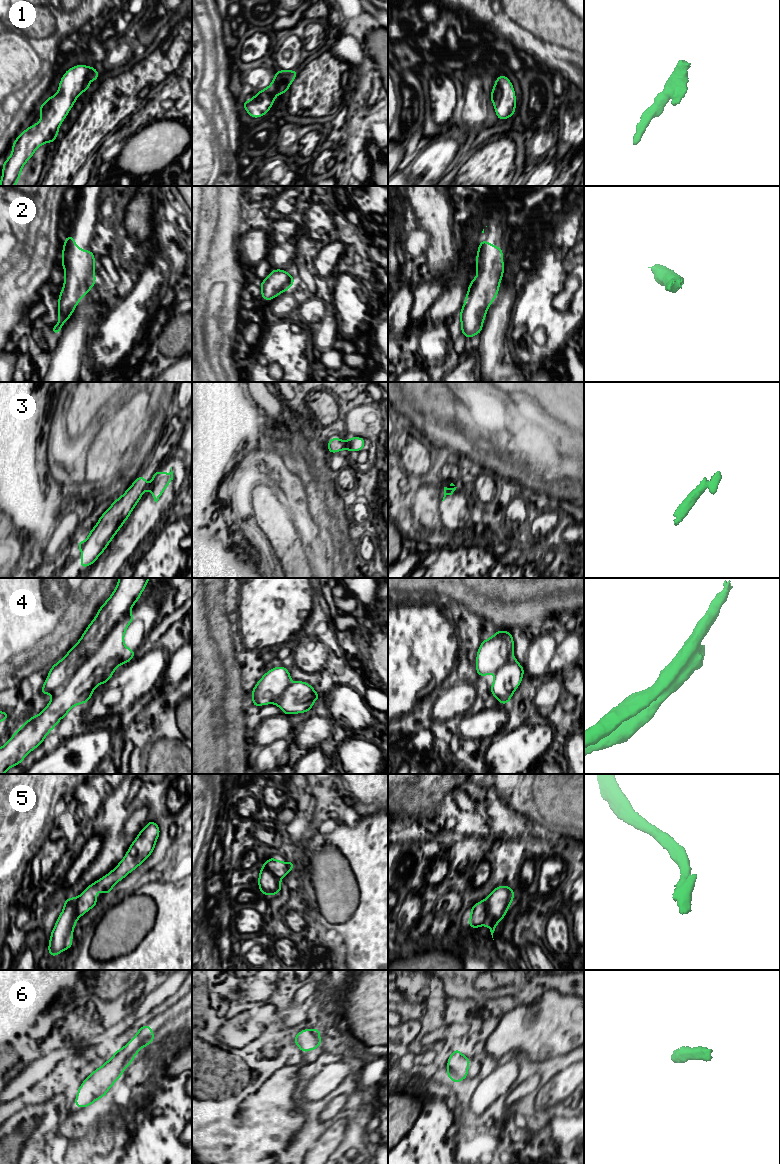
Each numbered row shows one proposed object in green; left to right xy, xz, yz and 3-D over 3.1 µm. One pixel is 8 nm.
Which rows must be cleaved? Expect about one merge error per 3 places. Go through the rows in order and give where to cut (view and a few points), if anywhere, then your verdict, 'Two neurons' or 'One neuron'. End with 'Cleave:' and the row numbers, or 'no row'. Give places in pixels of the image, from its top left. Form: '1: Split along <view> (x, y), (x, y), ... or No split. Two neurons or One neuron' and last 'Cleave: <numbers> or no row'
1: No split. One neuron
2: No split. One neuron
3: Split along xz (347, 444), (345, 448). Two neurons
4: Split along xy (127, 613), (103, 639), (100, 646), (53, 694). Two neurons
5: Split along yz (486, 899), (484, 923). Two neurons
6: No split. One neuron
Cleave: 3, 4, 5

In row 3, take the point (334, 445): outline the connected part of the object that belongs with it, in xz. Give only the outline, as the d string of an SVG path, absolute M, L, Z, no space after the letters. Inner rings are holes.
M338 434L327 442L329 454L337 453L347 447L347 444L344 443L344 439L339 440L337 436Z

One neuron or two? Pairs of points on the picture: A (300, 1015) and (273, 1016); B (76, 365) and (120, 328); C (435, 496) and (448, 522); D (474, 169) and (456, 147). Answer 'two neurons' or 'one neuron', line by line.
A: two neurons
B: two neurons
C: two neurons
D: two neurons

